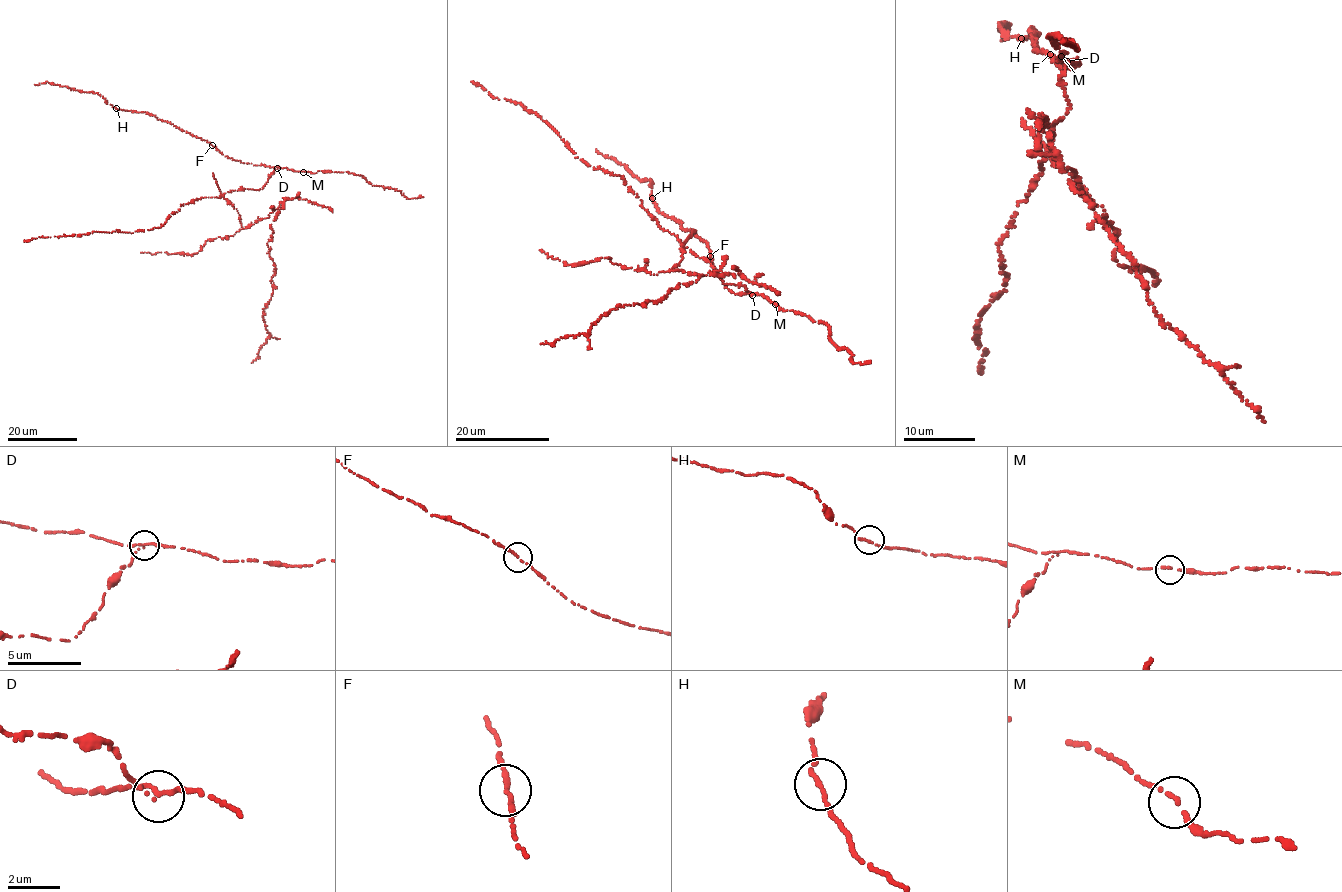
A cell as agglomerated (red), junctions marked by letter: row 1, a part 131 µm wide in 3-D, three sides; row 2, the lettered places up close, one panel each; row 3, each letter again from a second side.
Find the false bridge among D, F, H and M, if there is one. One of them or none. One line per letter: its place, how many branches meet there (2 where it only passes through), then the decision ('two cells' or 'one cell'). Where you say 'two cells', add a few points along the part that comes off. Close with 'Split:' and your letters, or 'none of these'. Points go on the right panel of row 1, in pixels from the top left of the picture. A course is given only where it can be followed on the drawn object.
D: at (1067, 61); 2 branches meet; two cells; foreign part runs (1066, 60), (1069, 106), (1048, 152), (1090, 198), (1077, 176), (1050, 145), (1160, 318), (1265, 422)
F: at (1050, 54); 2 branches meet; one cell
H: at (1021, 38); 2 branches meet; one cell
M: at (1061, 56); 2 branches meet; one cell
Split: D

